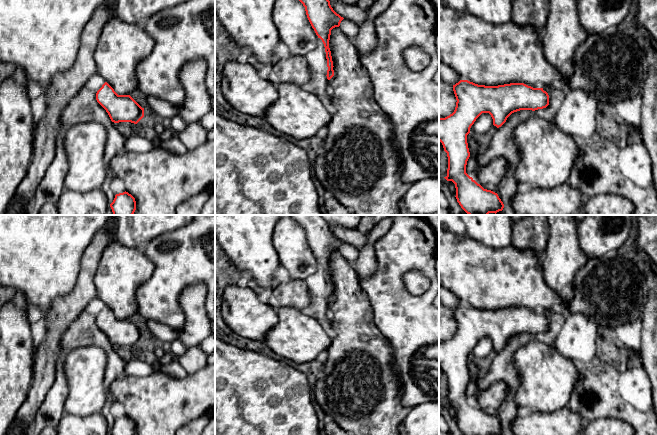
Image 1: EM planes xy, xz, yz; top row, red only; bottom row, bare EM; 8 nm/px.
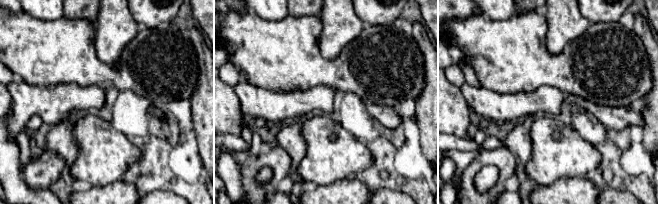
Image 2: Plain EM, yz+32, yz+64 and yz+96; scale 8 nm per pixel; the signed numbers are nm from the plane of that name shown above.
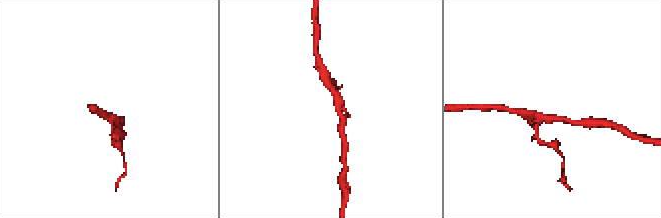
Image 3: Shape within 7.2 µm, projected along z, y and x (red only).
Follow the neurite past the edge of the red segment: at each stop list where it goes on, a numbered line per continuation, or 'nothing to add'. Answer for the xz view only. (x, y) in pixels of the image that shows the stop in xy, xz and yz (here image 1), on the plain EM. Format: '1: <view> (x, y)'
1: xz (359, 387)

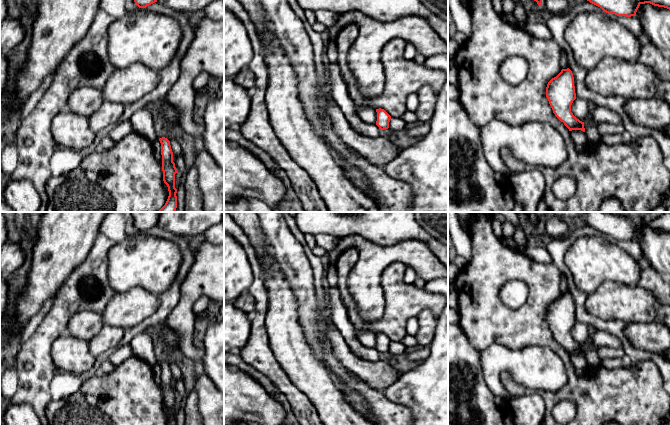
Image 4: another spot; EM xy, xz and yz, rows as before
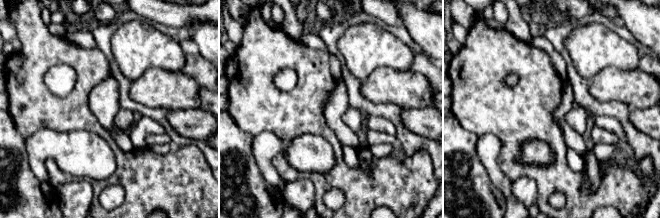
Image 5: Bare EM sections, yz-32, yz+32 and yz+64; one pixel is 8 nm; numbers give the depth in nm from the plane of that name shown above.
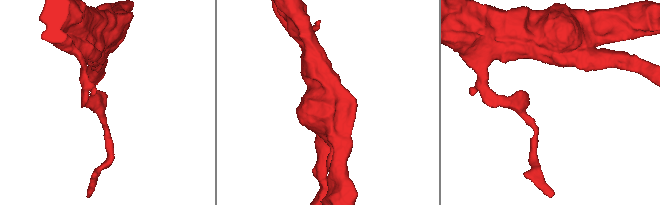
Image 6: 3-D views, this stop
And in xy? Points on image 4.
nothing to add

